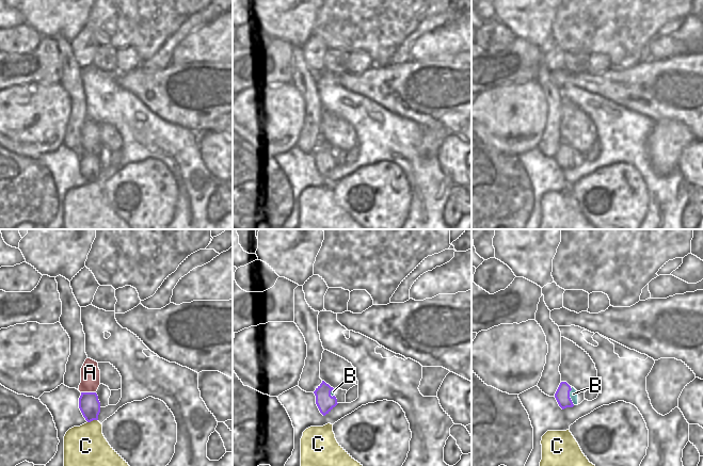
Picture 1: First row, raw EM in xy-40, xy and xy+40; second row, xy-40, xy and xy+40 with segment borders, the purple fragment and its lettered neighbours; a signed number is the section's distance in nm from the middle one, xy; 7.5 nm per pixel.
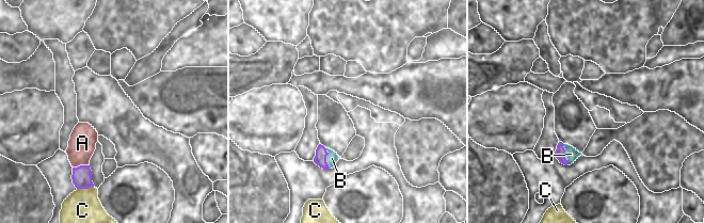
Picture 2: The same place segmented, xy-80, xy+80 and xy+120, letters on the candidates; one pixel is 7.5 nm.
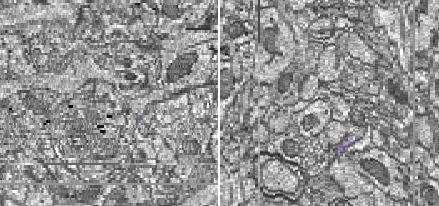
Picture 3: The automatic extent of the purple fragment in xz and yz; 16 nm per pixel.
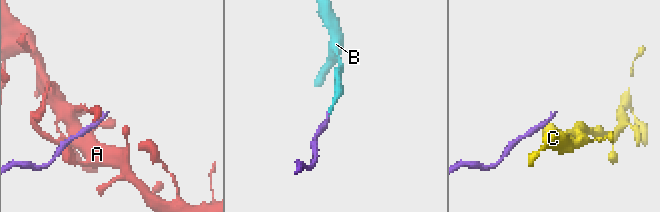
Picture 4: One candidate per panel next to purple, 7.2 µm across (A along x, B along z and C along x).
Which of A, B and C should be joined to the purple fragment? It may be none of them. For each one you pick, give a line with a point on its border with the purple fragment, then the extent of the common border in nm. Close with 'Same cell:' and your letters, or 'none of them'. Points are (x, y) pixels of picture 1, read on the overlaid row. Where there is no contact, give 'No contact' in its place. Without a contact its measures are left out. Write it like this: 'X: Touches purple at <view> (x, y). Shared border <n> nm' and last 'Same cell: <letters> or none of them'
B: Touches purple at xy+40 (569, 396). Shared border 150 nm
Same cell: B.

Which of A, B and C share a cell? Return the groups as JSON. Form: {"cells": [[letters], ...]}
{"cells": [["A"], ["B"], ["C"]]}

